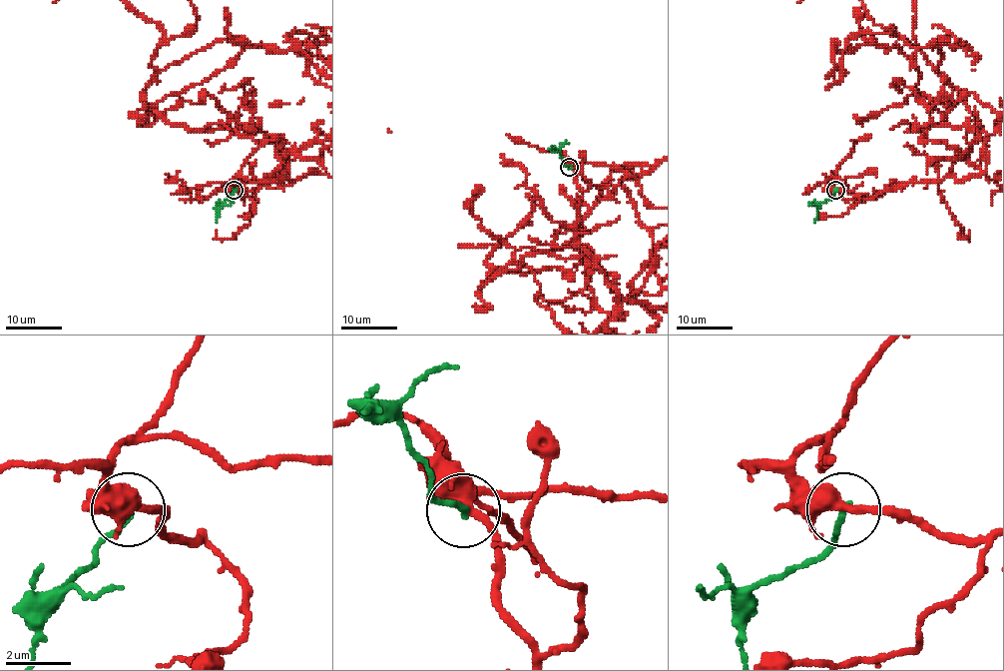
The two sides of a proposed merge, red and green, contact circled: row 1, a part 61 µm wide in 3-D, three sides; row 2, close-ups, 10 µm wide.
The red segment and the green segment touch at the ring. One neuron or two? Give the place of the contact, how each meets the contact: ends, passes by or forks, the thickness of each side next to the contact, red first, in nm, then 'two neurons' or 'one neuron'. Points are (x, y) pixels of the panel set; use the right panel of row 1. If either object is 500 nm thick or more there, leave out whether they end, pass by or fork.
place (835, 190); red passes by; green ends; calibres 440 and 200 nm; two neurons

